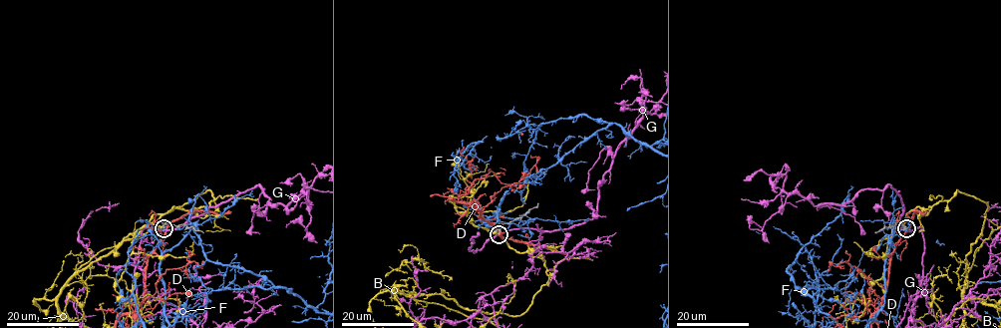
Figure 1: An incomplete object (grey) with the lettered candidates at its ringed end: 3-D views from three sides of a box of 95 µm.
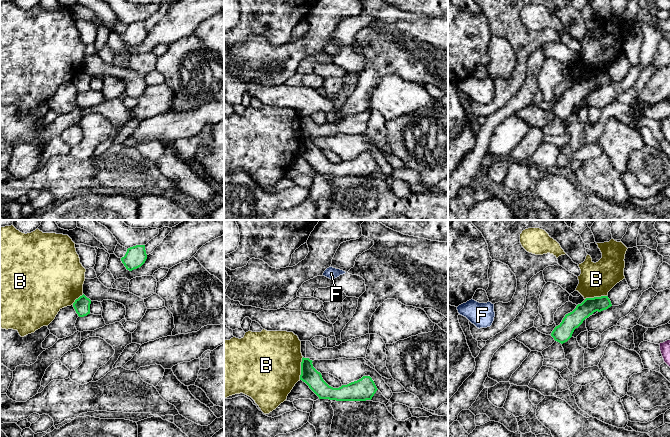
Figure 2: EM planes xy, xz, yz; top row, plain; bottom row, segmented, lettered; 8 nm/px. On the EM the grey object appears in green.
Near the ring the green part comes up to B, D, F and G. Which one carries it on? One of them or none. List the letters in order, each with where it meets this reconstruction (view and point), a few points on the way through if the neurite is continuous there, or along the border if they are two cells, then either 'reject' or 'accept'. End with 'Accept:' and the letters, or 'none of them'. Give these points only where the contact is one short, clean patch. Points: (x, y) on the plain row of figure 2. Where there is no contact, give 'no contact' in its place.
B: meets green in xz at (301, 144); border along xz (303, 133), (299, 155); reject
D: no contact; accept
F: no contact; reject
G: no contact; reject
Accept: D

